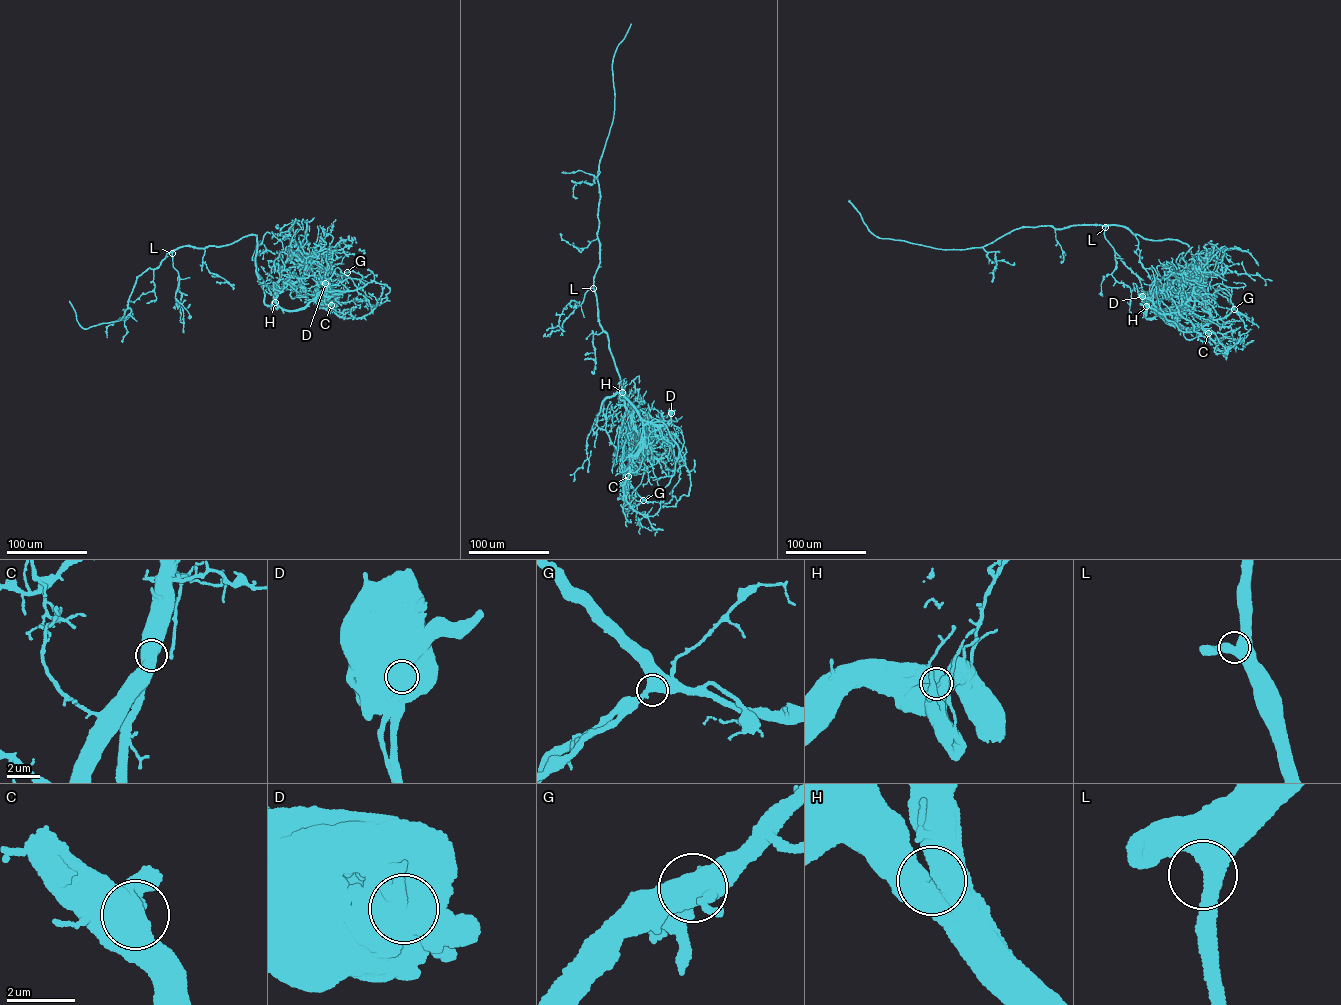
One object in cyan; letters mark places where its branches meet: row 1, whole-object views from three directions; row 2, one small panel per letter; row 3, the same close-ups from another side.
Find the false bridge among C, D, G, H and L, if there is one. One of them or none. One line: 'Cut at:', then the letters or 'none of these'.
Cut at: D

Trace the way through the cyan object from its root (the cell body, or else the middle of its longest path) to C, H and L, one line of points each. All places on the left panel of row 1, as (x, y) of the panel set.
C: (322, 282), (330, 283), (324, 301), (330, 304), (326, 306), (323, 302), (331, 305)
H: (322, 282), (328, 282), (303, 307), (287, 310), (275, 302)
L: (322, 282), (328, 282), (305, 306), (287, 310), (274, 301), (265, 303), (256, 274), (256, 235), (172, 253)

